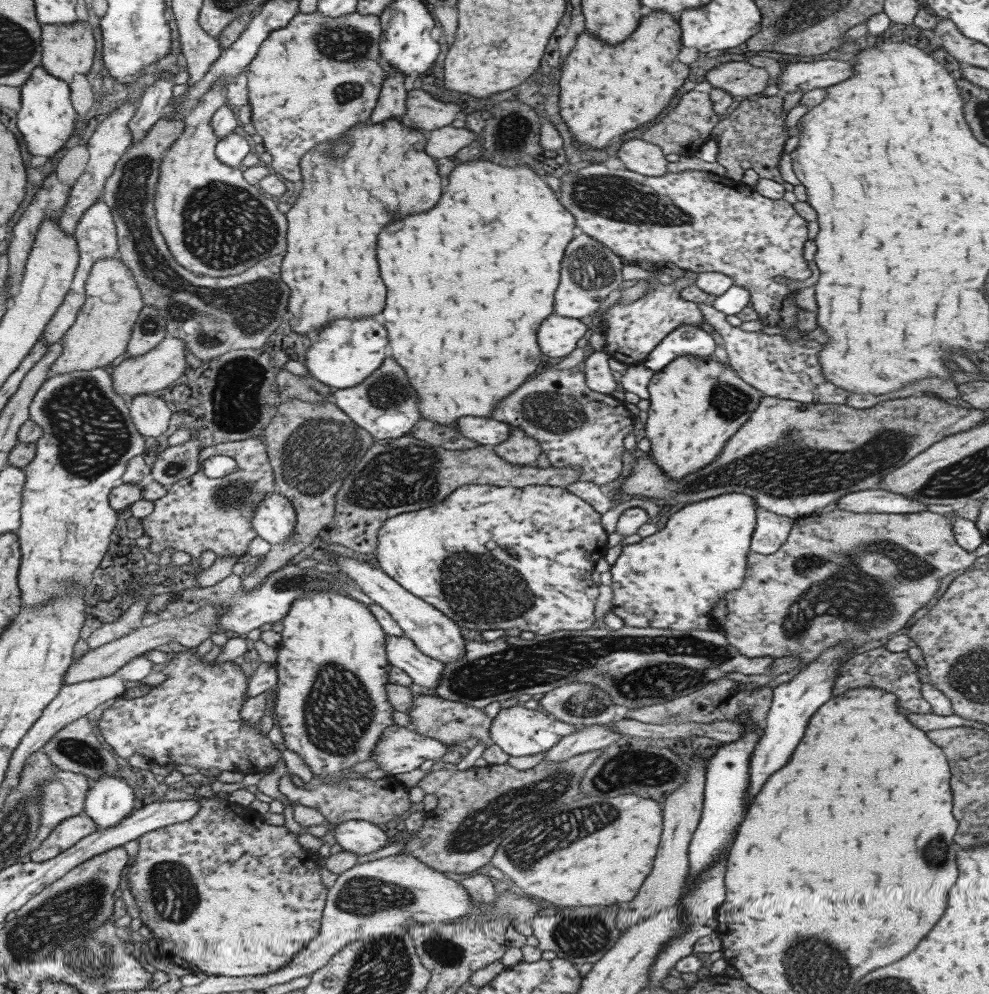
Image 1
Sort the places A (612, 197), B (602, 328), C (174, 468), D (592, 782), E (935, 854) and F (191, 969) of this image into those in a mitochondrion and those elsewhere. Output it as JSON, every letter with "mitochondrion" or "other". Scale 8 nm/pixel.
{"A":"mitochondrion","B":"other","C":"mitochondrion","D":"mitochondrion","E":"mitochondrion","F":"other"}

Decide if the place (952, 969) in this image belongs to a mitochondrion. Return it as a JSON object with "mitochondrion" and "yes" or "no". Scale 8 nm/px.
{"mitochondrion":"no"}

